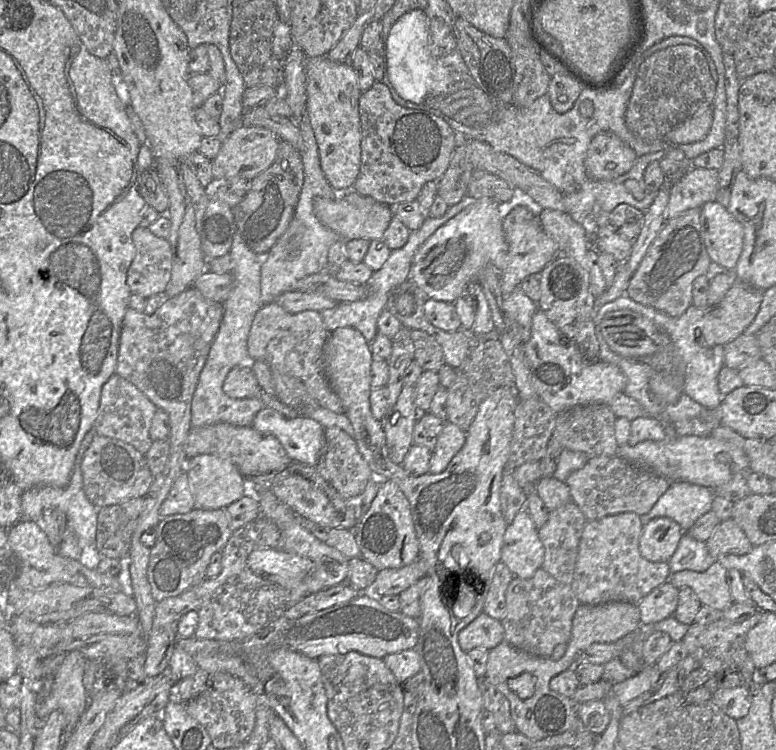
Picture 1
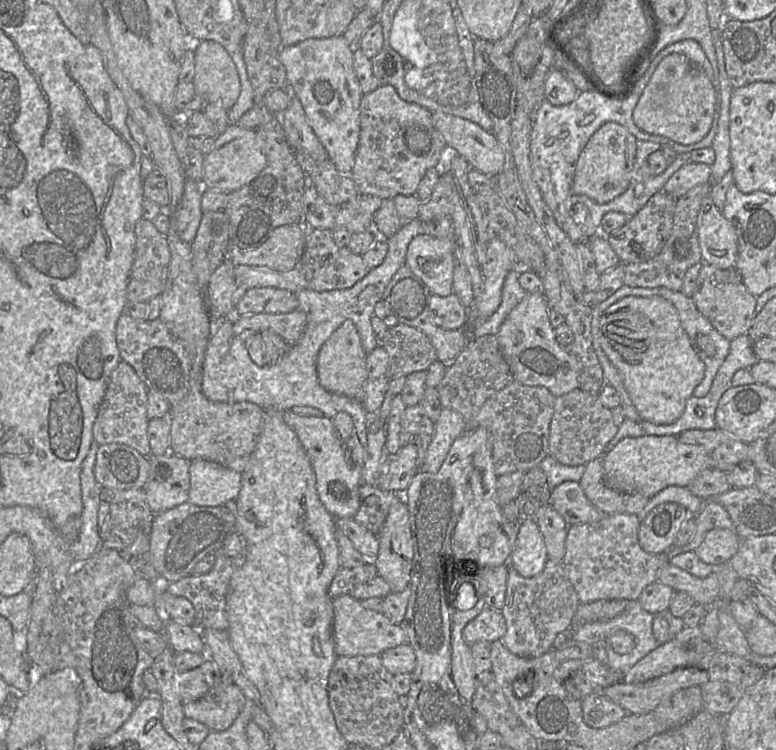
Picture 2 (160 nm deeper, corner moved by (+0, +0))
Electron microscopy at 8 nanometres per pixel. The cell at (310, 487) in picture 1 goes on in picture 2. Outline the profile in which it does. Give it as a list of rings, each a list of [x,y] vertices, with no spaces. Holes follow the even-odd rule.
[[[361,483],[358,491],[360,507],[353,519],[366,530],[378,535],[397,497],[395,491],[385,491],[364,483]]]

